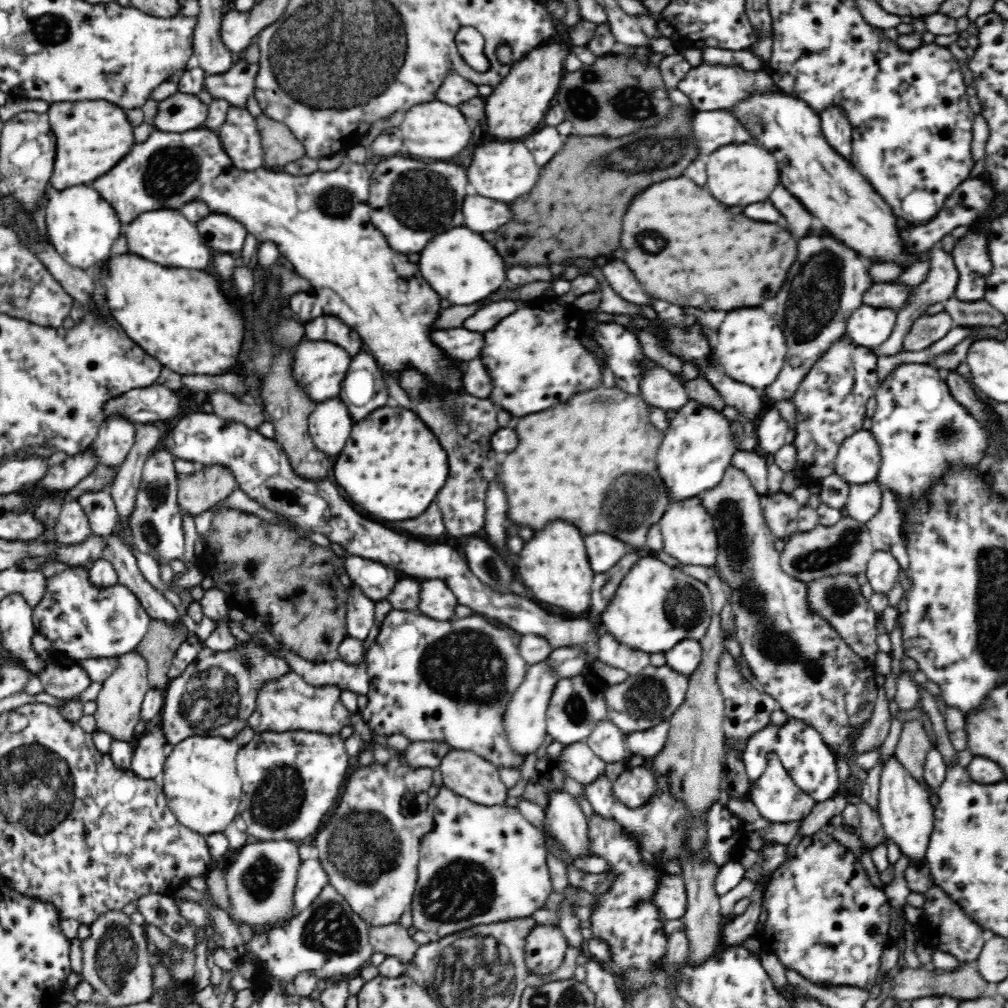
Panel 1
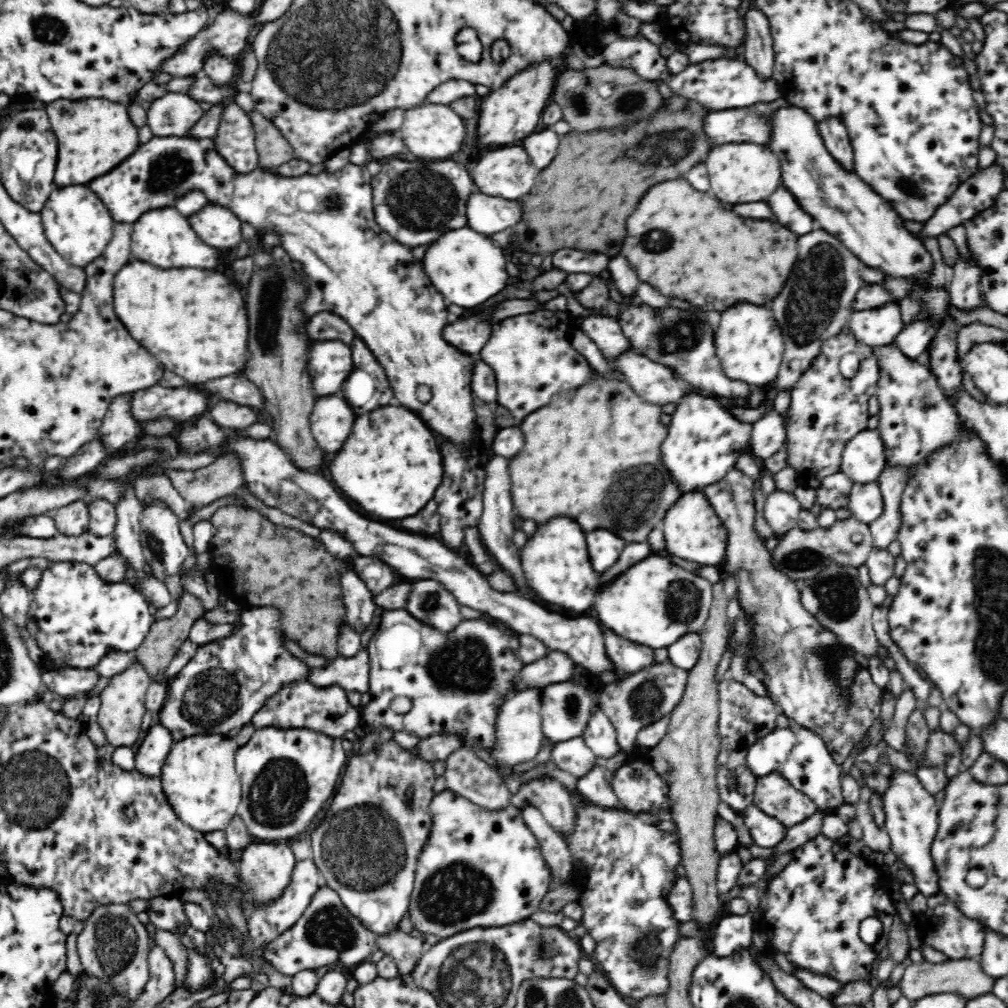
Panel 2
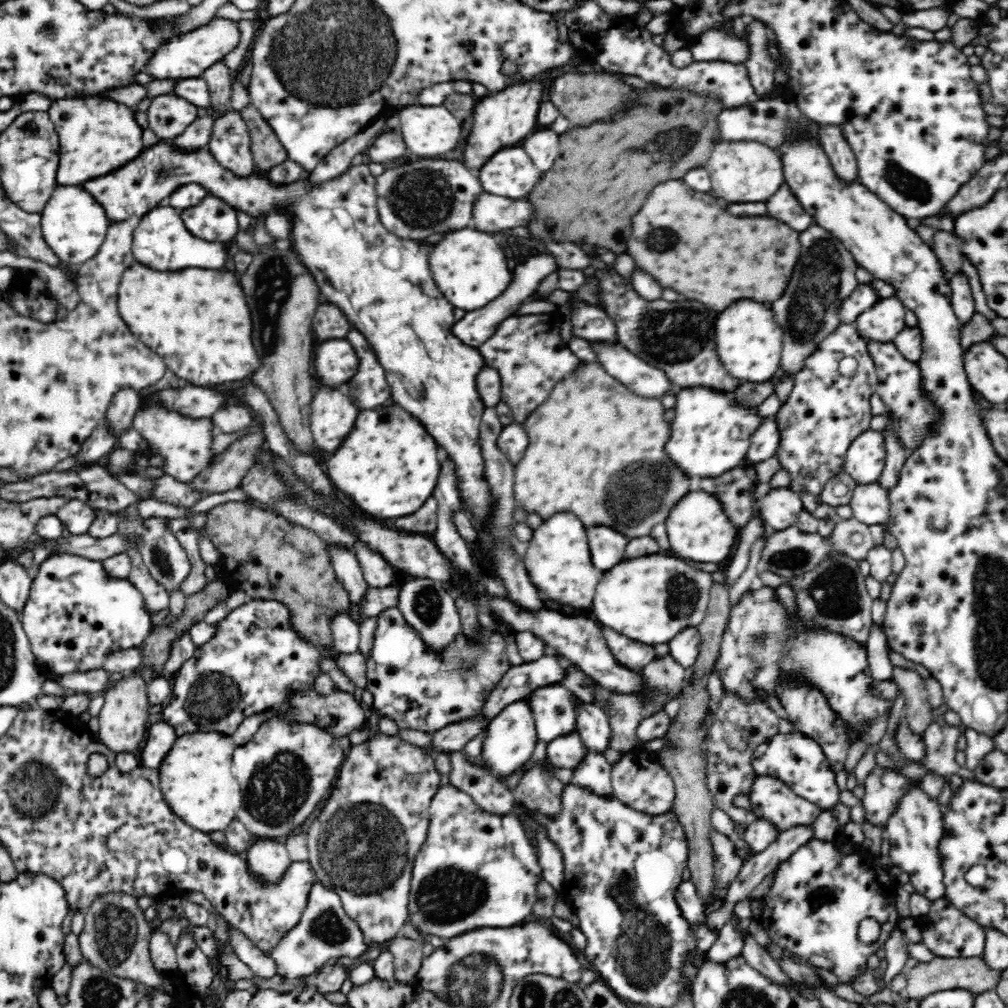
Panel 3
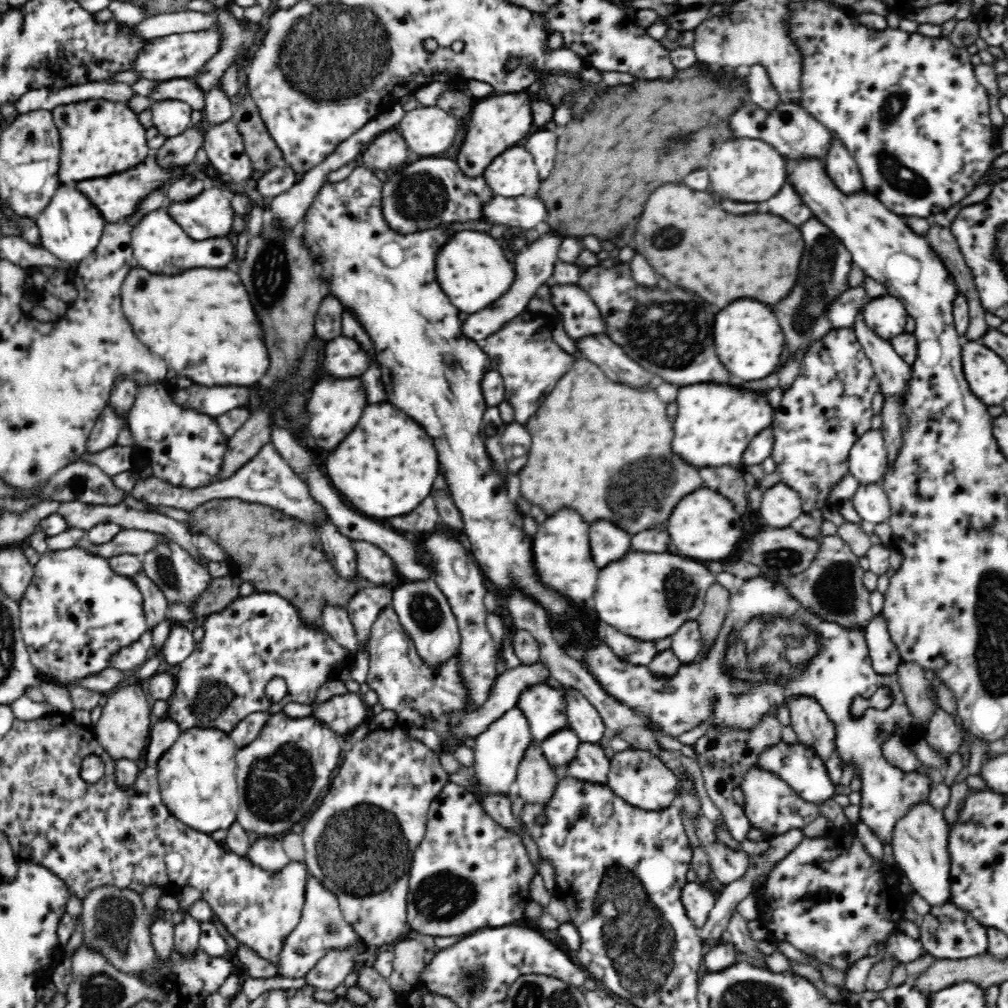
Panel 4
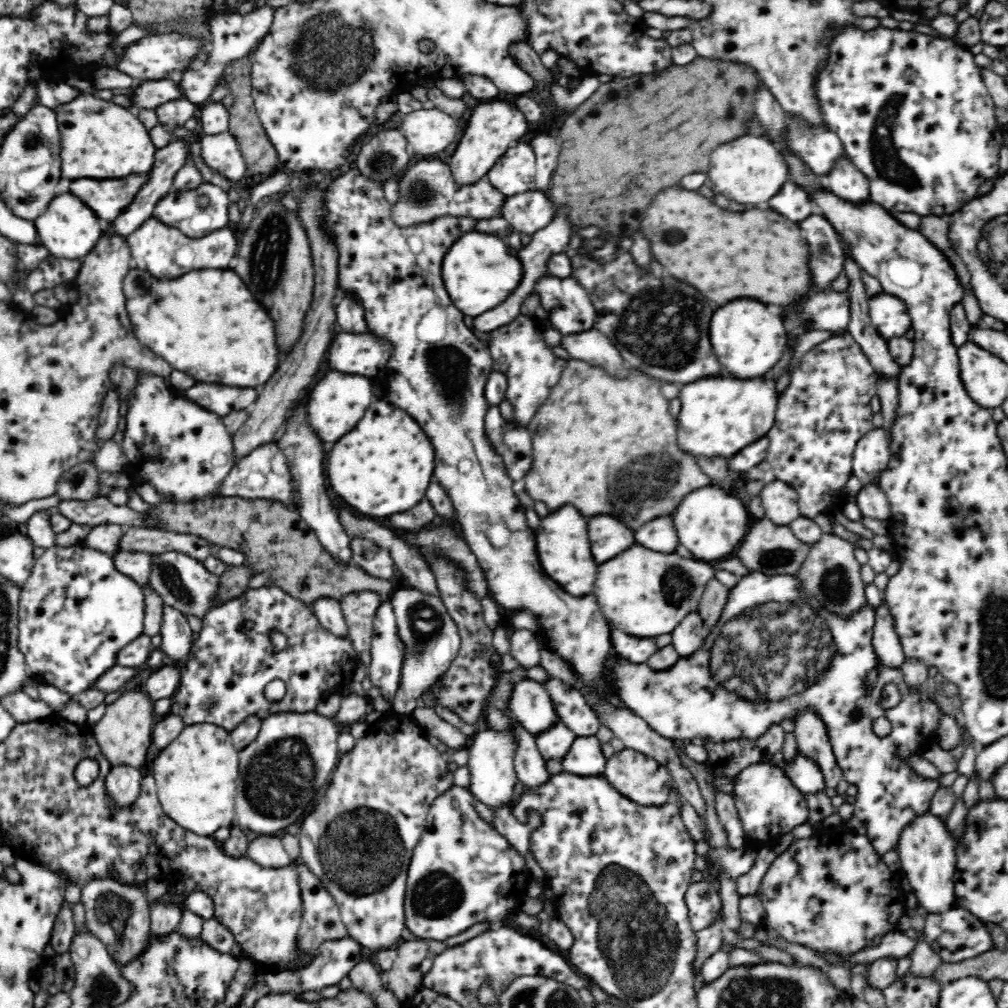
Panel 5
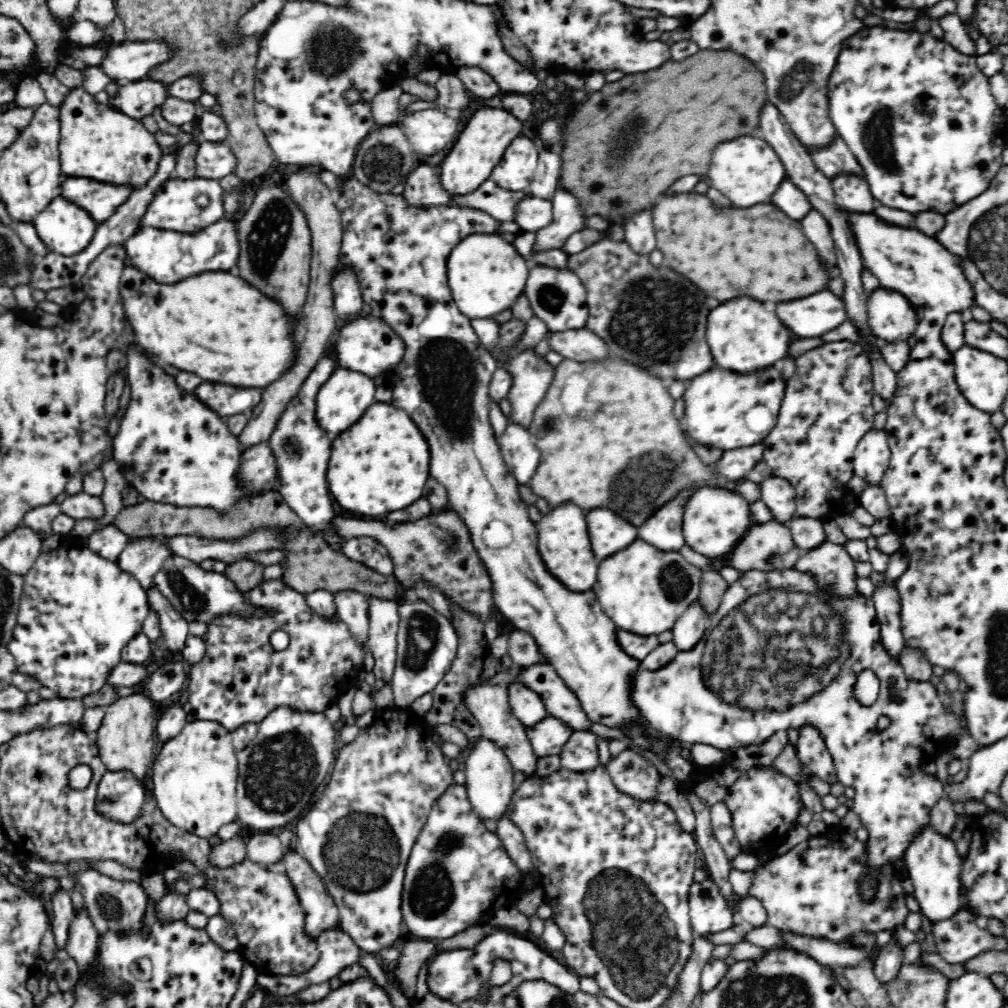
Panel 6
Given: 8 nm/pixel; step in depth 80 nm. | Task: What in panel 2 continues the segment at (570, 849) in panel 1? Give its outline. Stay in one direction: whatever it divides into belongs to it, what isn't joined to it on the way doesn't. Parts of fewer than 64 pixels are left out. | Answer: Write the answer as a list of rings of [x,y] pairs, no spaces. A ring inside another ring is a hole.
[[[540,776],[522,784],[512,795],[511,804],[519,809],[527,806],[538,808],[546,822],[559,833],[570,834],[576,822],[572,795],[560,781],[550,776]]]

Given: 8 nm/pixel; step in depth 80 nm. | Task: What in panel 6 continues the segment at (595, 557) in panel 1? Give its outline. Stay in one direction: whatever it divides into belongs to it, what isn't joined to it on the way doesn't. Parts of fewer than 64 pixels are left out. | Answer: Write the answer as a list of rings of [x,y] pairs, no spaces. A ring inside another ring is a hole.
[[[608,508],[590,510],[586,514],[586,520],[596,558],[612,556],[614,552],[624,550],[638,538],[636,528]]]

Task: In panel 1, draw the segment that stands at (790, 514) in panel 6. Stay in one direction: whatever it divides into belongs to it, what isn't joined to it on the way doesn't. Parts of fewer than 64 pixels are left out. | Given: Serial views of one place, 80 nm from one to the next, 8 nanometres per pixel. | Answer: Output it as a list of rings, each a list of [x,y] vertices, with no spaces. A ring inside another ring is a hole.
[[[781,490],[769,494],[762,499],[761,505],[764,508],[762,516],[766,518],[766,524],[770,526],[775,538],[784,540],[799,530],[798,517],[801,506],[791,494]]]

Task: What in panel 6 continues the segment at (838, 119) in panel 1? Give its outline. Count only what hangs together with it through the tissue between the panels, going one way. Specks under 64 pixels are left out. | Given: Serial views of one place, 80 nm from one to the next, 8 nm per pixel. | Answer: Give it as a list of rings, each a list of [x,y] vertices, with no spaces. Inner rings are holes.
[[[838,176],[832,179],[835,201],[848,213],[872,213],[875,198],[866,179],[860,176]]]

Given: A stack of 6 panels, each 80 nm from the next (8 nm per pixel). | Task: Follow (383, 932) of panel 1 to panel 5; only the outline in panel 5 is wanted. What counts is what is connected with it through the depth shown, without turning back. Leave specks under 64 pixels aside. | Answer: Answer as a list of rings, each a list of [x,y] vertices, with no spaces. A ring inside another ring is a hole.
[[[407,936],[396,946],[397,957],[392,968],[382,973],[389,982],[391,991],[400,1002],[411,1003],[418,996],[419,985],[423,982],[420,964],[429,953],[428,941]]]

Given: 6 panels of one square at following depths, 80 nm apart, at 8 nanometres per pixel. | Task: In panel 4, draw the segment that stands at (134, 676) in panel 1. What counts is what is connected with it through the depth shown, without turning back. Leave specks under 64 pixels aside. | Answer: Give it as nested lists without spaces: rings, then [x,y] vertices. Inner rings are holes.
[[[143,683],[116,688],[107,695],[106,704],[102,709],[102,716],[94,725],[96,740],[108,752],[114,761],[120,759],[132,760],[143,764],[144,752],[150,738],[150,717],[152,713],[152,700],[146,693]]]

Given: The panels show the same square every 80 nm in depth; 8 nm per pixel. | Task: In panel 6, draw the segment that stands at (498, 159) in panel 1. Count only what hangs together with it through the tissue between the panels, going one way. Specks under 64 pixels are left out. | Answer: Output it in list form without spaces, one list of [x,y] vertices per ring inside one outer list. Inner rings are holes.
[[[526,136],[517,137],[506,148],[490,178],[506,190],[526,190],[537,171],[538,157],[538,148],[532,140]]]

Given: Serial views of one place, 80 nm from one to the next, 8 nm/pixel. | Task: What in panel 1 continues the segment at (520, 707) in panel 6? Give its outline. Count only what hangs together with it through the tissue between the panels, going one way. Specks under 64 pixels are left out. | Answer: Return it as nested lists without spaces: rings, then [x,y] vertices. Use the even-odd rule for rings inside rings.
[[[581,675],[556,681],[546,710],[547,734],[552,740],[565,746],[580,742],[582,738],[590,735],[598,722],[605,719],[607,719],[606,703],[601,682]]]

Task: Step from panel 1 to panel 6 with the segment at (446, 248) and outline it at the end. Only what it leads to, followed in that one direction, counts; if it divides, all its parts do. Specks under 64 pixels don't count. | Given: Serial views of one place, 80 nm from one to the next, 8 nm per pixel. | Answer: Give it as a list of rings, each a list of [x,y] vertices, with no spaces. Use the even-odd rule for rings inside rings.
[[[471,234],[464,238],[450,254],[446,269],[451,296],[458,308],[468,318],[490,318],[512,308],[523,294],[529,275],[530,263],[524,259],[511,242],[501,234]]]

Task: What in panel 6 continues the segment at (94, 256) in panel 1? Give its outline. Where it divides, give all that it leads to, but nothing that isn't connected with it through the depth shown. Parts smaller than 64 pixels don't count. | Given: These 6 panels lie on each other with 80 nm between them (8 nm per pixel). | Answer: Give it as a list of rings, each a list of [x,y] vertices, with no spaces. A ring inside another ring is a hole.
[[[62,195],[55,196],[54,200],[46,206],[31,220],[38,237],[52,253],[64,256],[74,256],[85,250],[94,237],[98,222],[96,222],[86,210],[72,201],[62,198]]]

